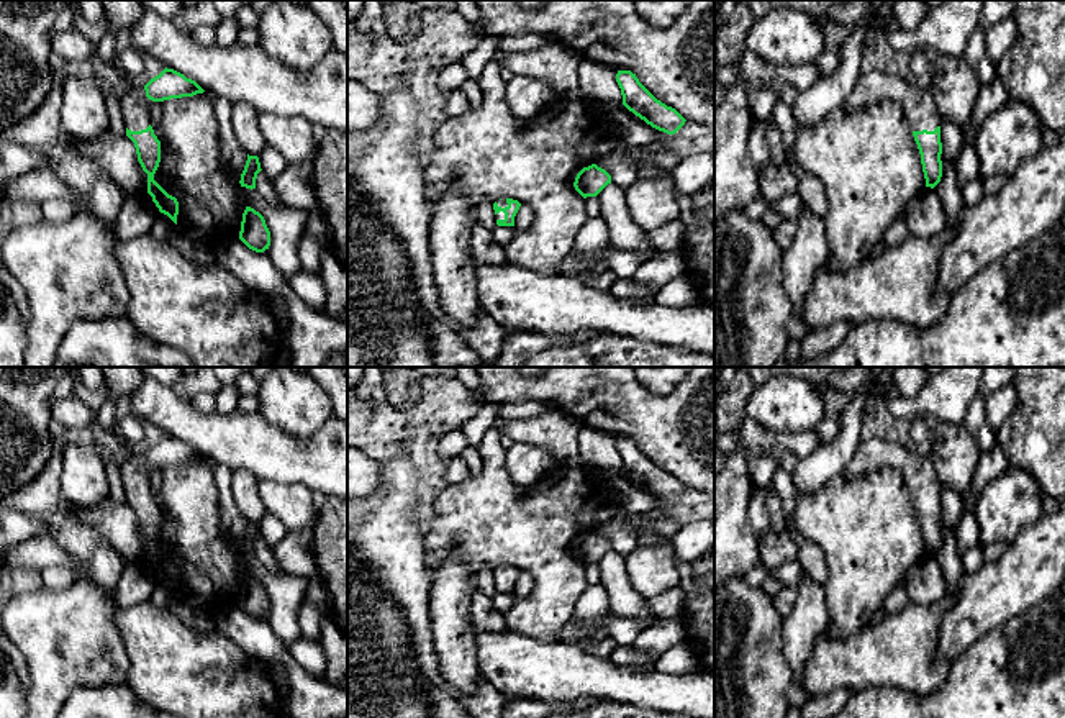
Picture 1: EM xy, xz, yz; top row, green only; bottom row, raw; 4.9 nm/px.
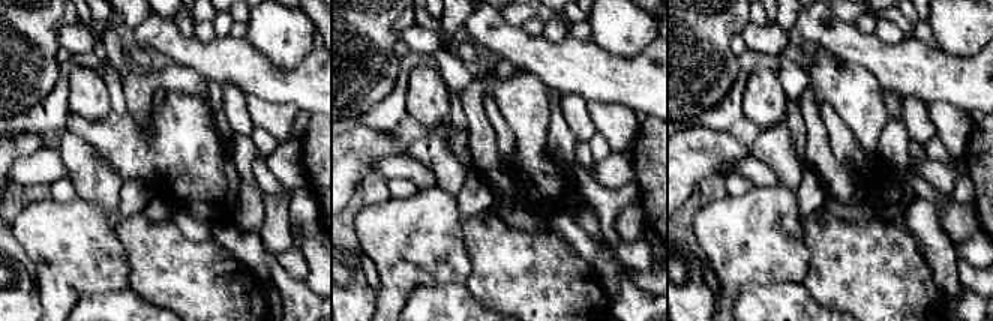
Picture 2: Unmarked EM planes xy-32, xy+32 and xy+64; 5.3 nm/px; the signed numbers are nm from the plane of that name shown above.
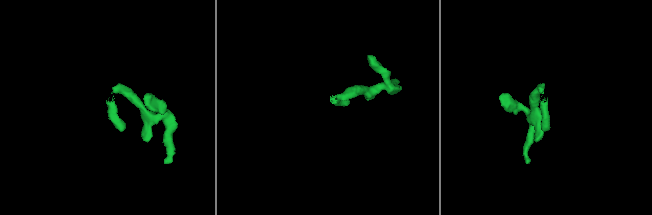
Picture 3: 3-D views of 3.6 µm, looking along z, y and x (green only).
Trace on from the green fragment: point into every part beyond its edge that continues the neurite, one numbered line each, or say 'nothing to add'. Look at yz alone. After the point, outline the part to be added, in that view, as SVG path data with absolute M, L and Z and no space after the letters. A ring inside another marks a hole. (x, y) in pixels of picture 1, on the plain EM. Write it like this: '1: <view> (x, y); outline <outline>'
1: yz (872, 454); outline M880 438L862 439L842 474L857 477L885 467L895 467L903 474L913 498L934 498L940 493L940 484L929 457L901 443Z

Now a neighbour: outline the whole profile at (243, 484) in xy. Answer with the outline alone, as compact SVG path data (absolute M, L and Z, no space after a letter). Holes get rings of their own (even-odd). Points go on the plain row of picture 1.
M236 469L231 472L231 493L234 502L249 523L261 523L267 513L257 492L257 477L251 472Z

